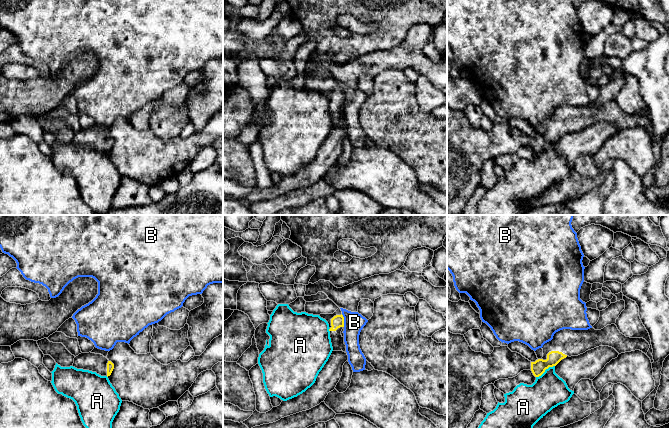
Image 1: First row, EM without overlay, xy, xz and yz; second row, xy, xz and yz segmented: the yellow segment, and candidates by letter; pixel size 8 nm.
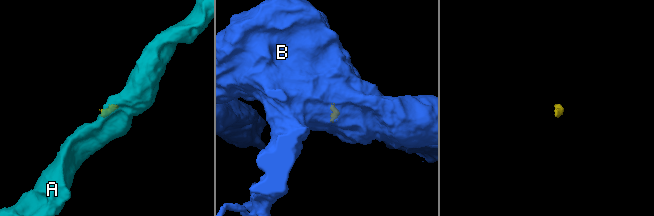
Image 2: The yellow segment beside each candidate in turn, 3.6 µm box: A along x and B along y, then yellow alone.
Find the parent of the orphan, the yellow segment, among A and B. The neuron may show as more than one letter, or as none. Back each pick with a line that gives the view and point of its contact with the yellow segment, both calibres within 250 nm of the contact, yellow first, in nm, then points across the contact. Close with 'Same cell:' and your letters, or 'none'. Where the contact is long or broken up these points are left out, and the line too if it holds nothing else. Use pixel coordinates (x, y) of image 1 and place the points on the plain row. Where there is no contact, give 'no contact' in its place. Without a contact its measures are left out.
Same cell: none

